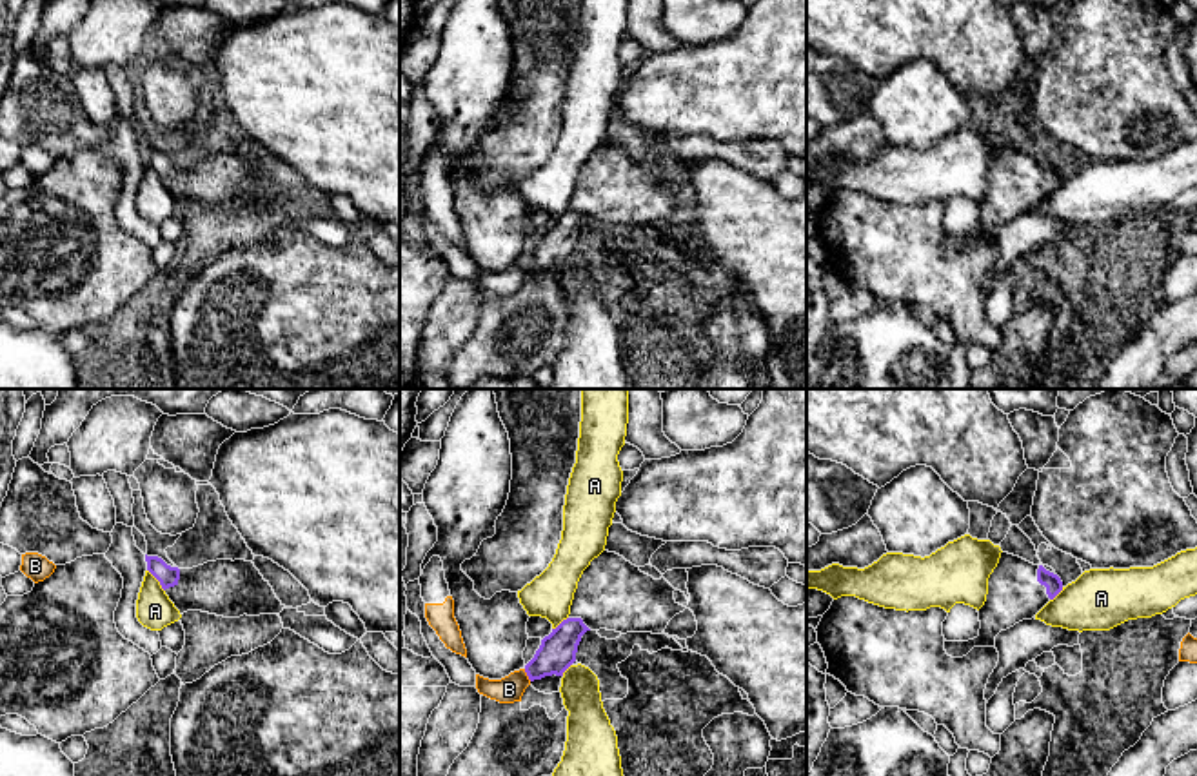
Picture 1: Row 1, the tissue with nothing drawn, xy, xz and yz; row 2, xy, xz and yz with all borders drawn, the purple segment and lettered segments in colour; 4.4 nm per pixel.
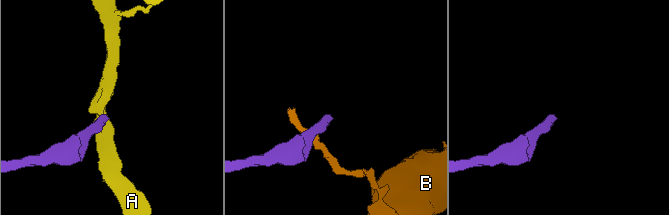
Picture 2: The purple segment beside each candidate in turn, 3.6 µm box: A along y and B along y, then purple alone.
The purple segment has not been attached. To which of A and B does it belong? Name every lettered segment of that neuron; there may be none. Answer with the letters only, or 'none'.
none

